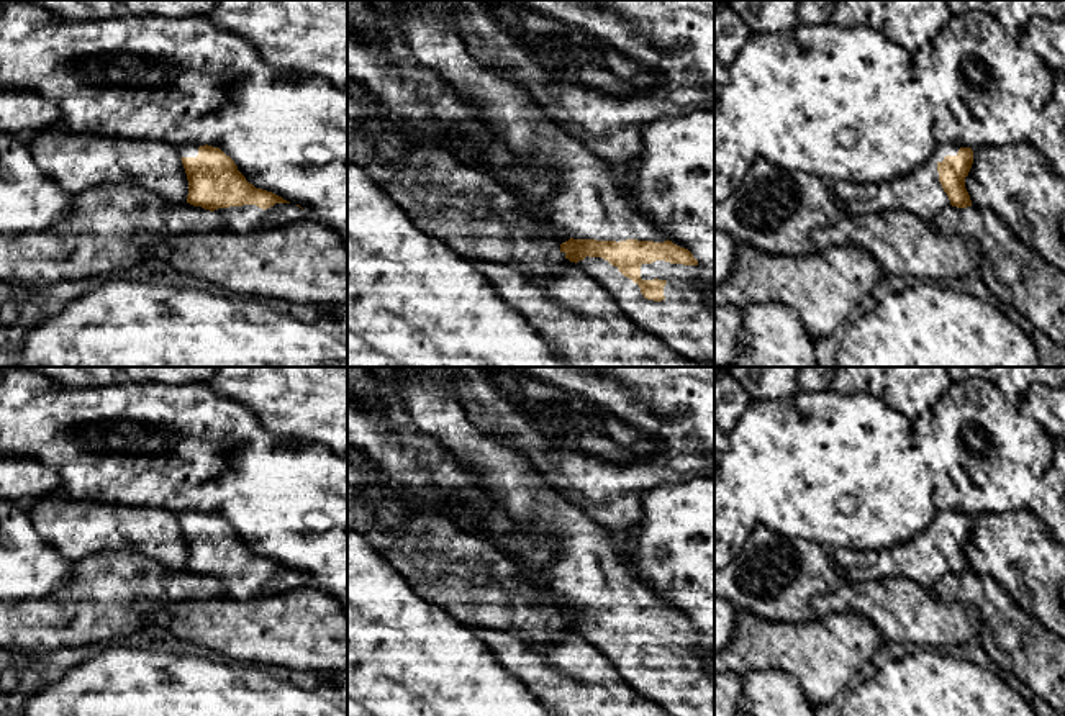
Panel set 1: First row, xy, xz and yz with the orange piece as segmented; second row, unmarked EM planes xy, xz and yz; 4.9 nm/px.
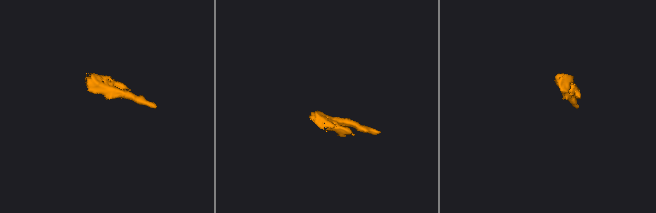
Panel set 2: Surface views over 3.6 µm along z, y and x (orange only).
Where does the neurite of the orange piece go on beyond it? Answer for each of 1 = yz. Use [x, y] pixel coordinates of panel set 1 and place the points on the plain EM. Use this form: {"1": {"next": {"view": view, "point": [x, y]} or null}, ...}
{"1": {"next": {"view": "yz", "point": [919, 559]}}}

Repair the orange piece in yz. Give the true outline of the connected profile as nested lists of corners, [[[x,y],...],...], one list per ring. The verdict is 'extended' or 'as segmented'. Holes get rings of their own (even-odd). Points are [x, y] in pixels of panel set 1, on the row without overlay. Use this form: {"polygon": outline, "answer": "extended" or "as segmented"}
{"polygon": [[[944,510],[909,542],[880,551],[827,549],[837,580],[862,583],[906,577],[931,590],[949,572],[972,573],[965,544],[973,531],[972,514]]], "answer": "extended"}

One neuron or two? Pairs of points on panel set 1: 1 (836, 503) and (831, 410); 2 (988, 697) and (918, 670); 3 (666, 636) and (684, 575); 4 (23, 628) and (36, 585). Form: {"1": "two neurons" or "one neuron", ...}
{"1": "one neuron", "2": "one neuron", "3": "two neurons", "4": "two neurons"}

